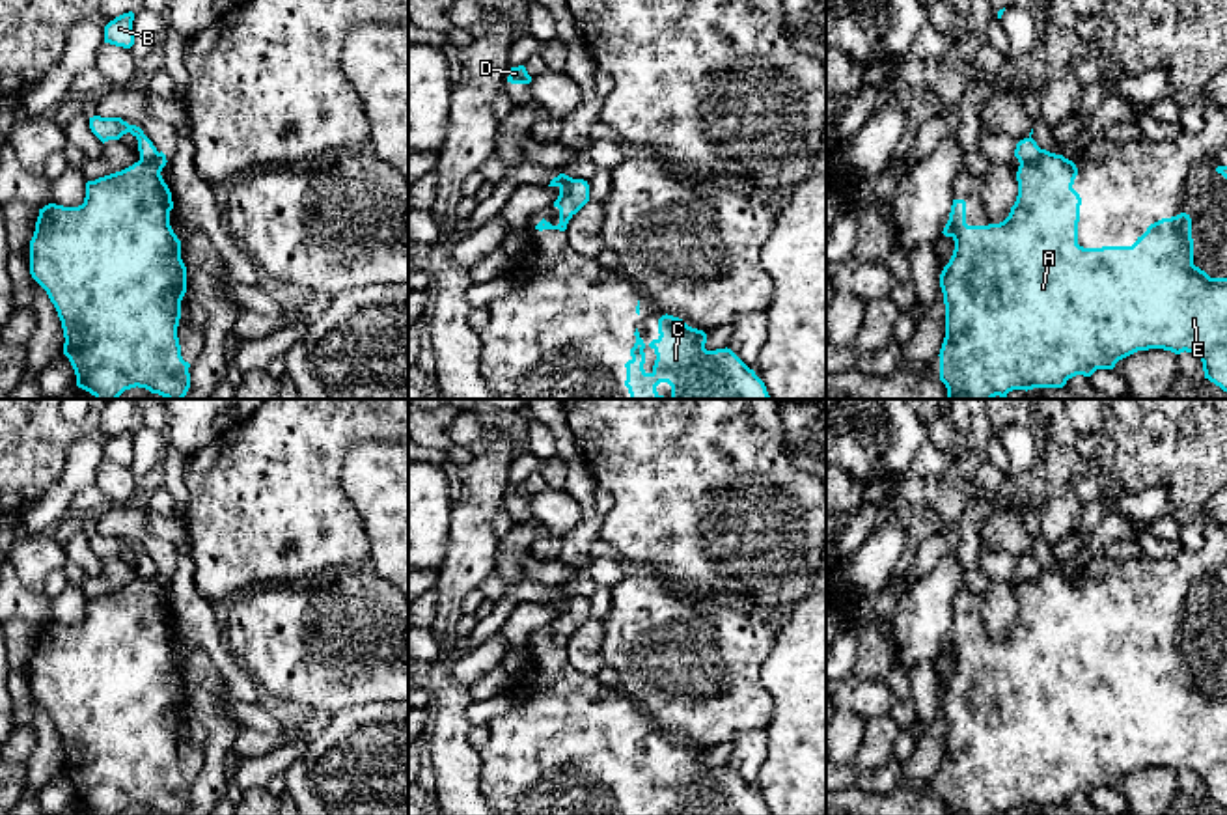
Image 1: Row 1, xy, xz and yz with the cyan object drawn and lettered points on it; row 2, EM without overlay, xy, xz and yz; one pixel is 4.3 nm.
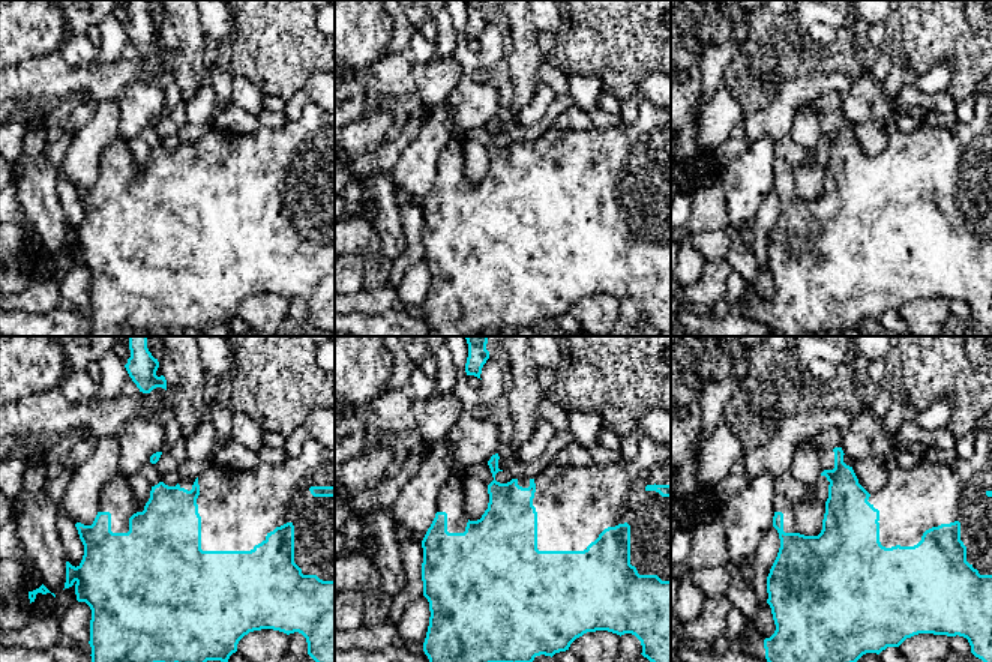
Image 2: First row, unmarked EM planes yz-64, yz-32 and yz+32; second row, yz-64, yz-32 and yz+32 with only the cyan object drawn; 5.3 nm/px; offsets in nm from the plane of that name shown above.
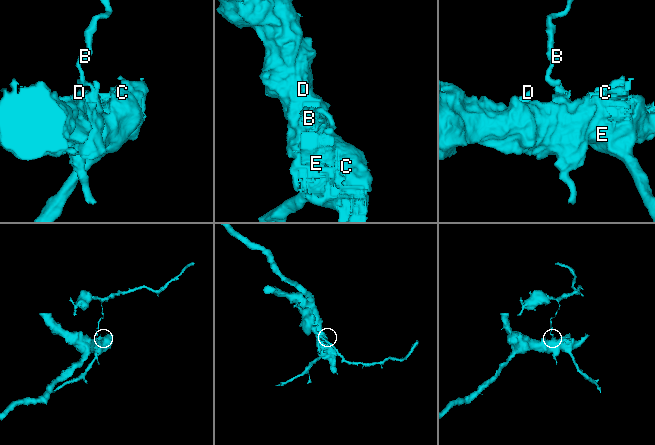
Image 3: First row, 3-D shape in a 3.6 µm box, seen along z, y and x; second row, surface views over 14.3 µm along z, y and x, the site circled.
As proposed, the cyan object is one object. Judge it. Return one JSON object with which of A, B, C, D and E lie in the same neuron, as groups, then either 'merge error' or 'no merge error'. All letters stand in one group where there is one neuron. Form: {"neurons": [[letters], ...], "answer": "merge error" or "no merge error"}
{"neurons": [["A", "C", "D", "E"], ["B"]], "answer": "merge error"}

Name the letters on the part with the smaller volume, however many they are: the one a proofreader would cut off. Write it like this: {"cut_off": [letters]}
{"cut_off": ["B"]}

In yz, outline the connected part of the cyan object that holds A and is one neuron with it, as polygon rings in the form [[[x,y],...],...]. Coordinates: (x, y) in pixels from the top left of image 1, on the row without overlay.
[[[1041,567],[1041,574],[1033,580],[1022,580],[1016,589],[1018,614],[1009,634],[1000,642],[968,643],[966,619],[953,617],[949,638],[944,653],[955,658],[955,668],[949,681],[940,692],[940,705],[945,722],[945,755],[940,767],[940,798],[947,806],[947,815],[1007,815],[1013,808],[1033,806],[1063,806],[1076,793],[1091,794],[1096,787],[1113,787],[1115,781],[1137,768],[1164,767],[1175,772],[1193,770],[1203,780],[1205,796],[1227,809],[1227,696],[1210,696],[1205,688],[1193,683],[1192,636],[1180,630],[1171,636],[1162,636],[1147,645],[1132,664],[1102,664],[1083,666],[1078,662],[1078,640],[1082,615],[1072,606],[1078,586],[1063,573]]]

